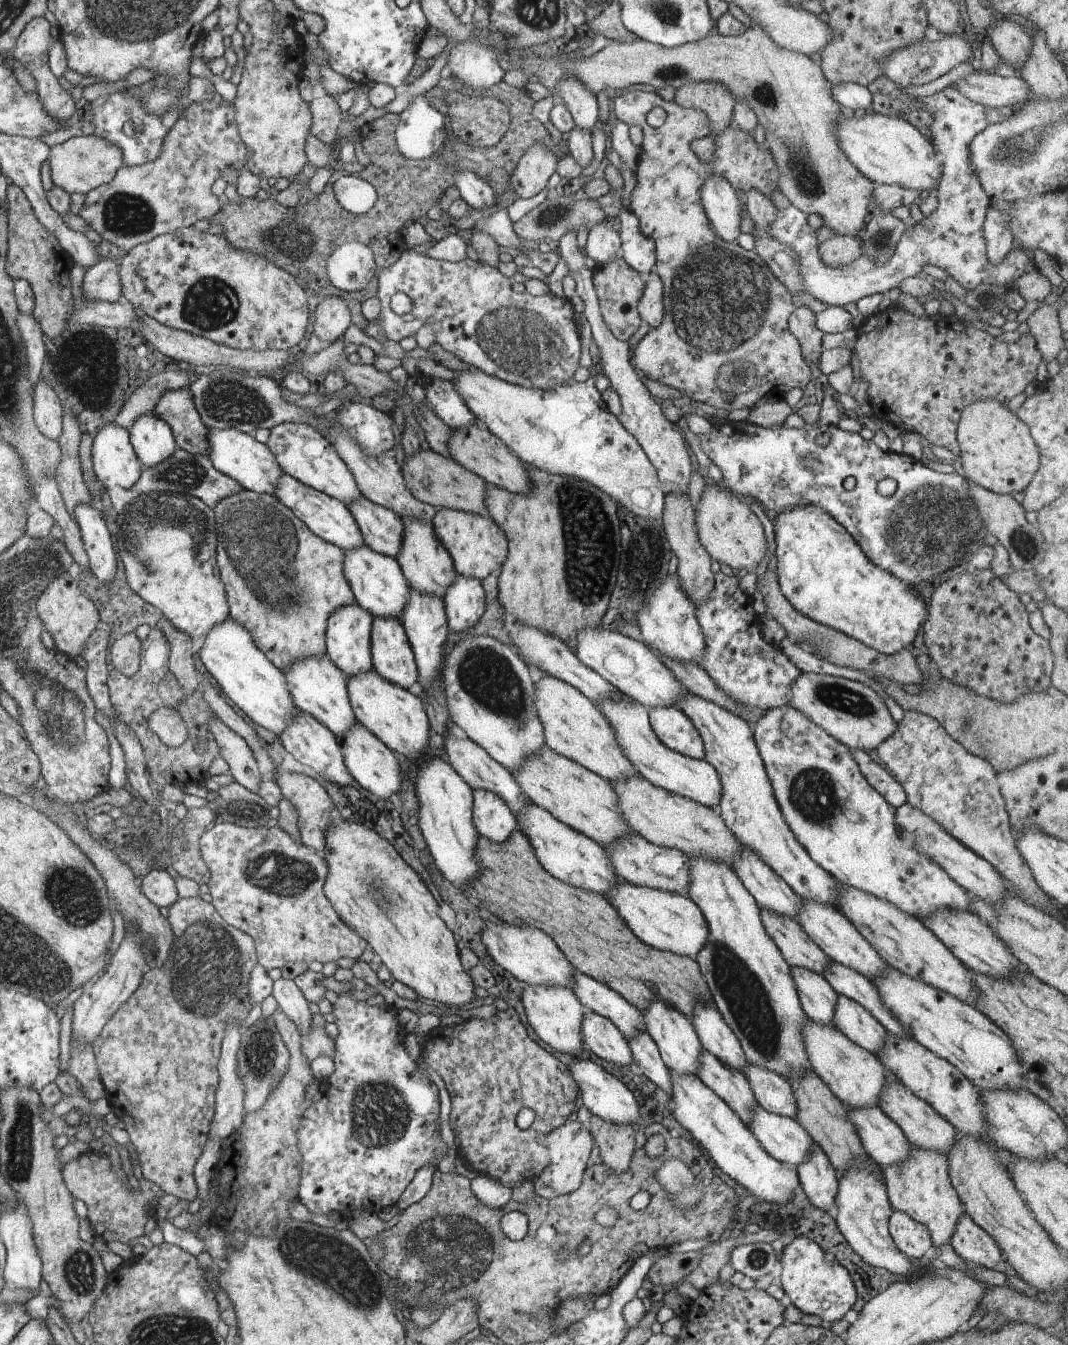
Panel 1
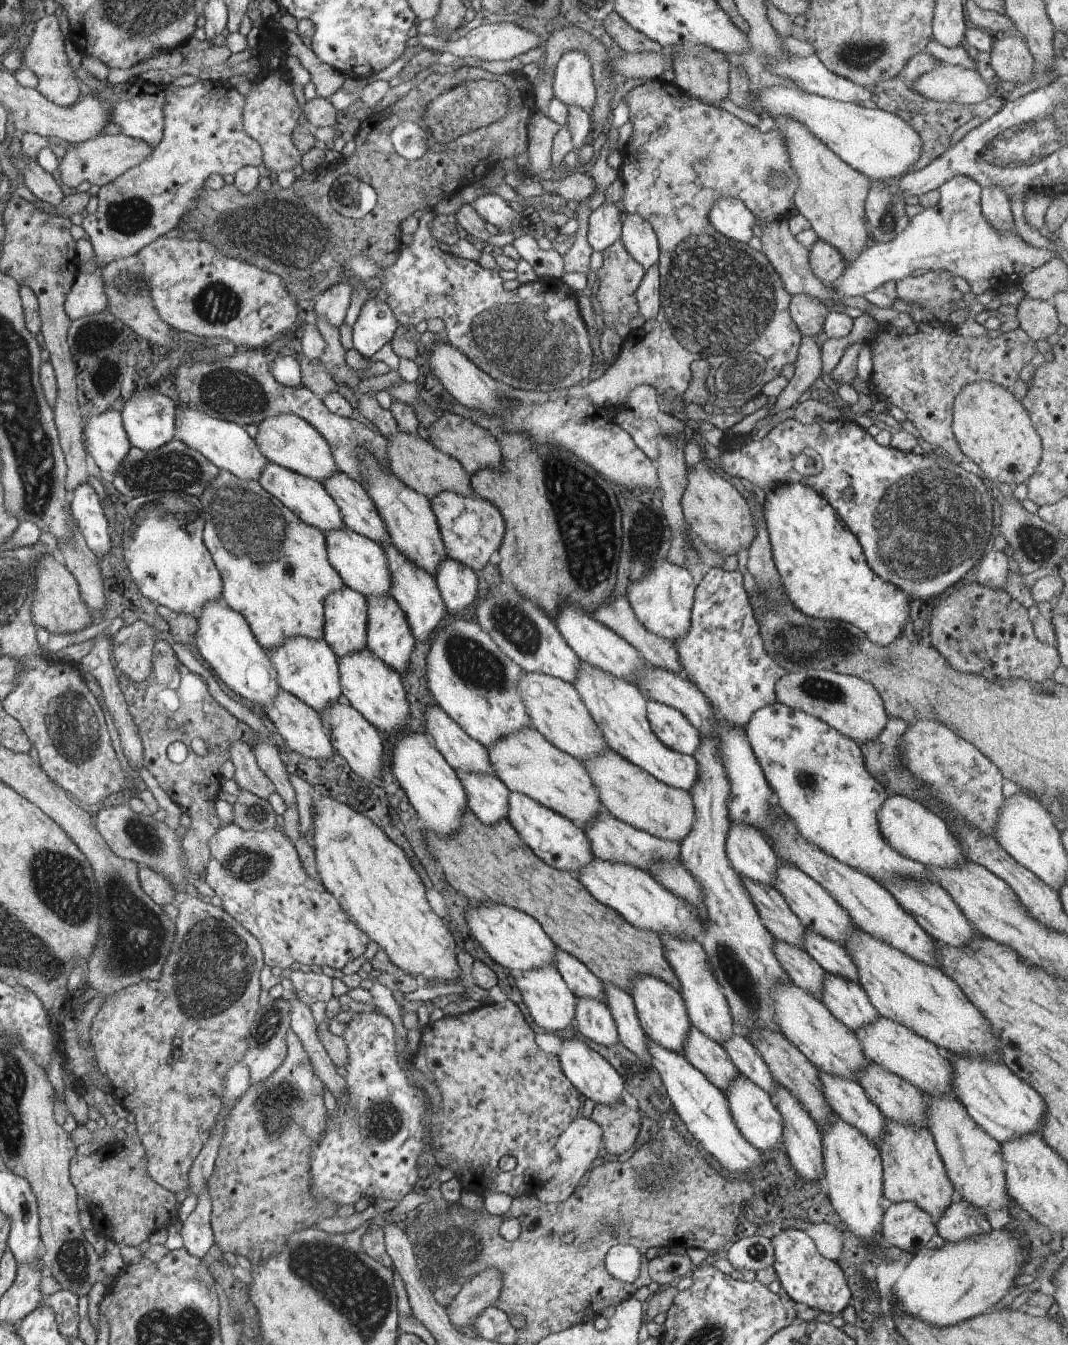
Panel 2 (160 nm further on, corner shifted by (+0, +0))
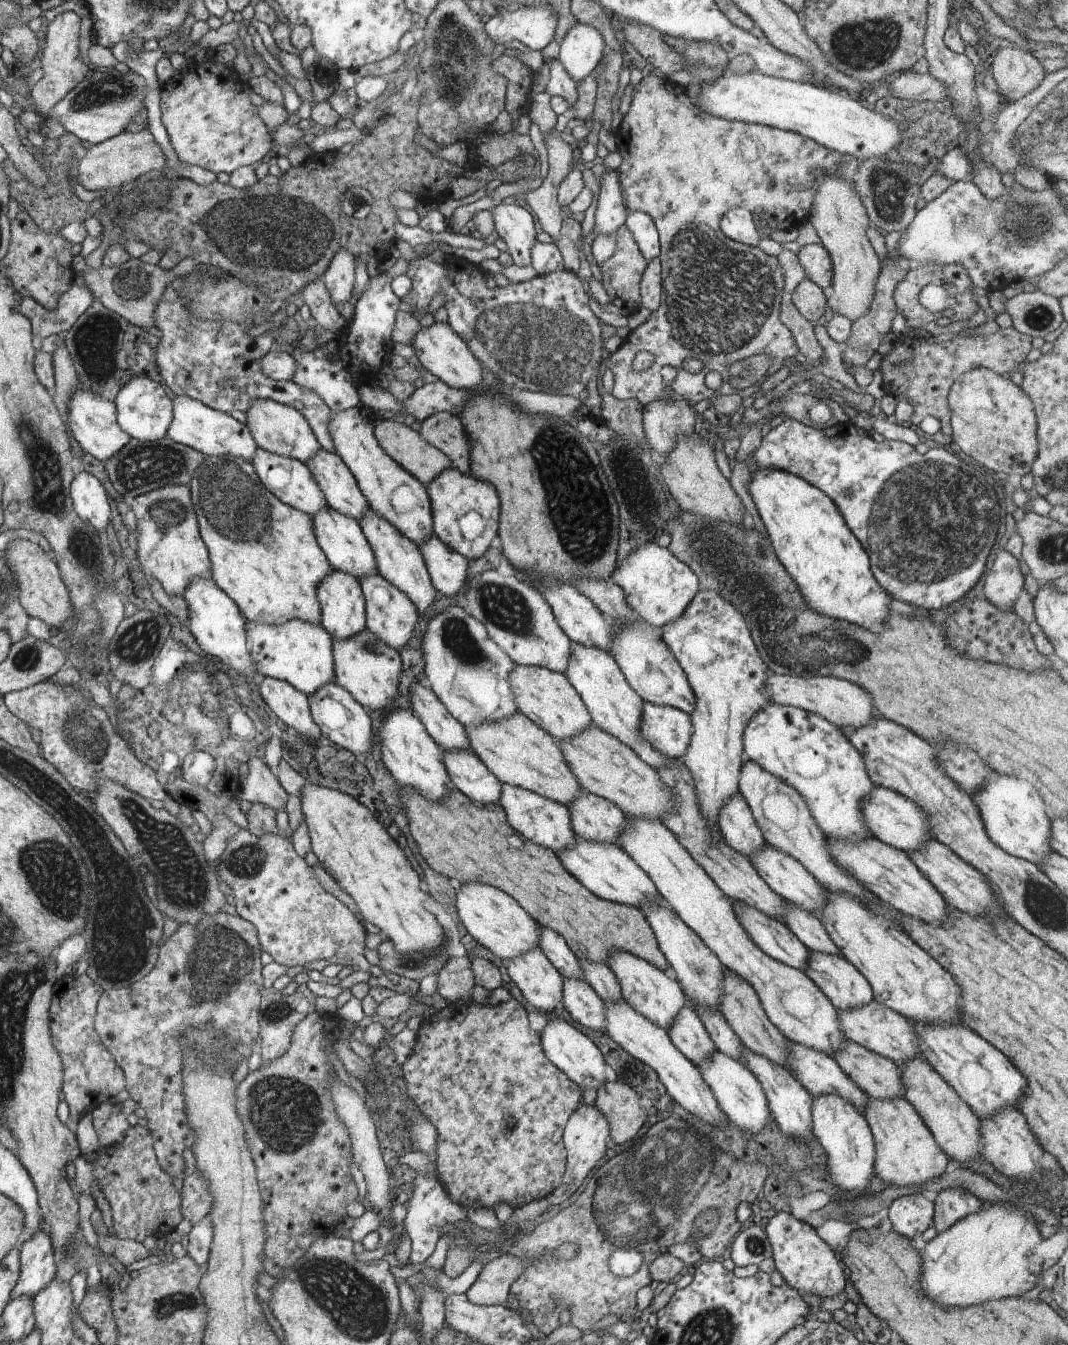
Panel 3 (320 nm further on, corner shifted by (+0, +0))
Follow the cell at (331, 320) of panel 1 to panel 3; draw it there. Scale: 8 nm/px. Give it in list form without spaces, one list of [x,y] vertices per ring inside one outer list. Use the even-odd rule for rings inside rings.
[[[340,250],[333,256],[330,264],[325,266],[322,279],[336,306],[354,299],[355,266],[356,258],[348,250]]]

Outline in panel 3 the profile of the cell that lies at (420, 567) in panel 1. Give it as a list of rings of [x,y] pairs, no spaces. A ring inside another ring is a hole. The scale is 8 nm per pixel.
[[[362,404],[332,414],[329,420],[329,433],[333,439],[335,452],[349,465],[361,491],[365,493],[369,507],[381,517],[396,525],[402,533],[418,546],[434,535],[432,501],[428,487],[399,465],[381,447],[376,437],[376,421],[370,410]]]

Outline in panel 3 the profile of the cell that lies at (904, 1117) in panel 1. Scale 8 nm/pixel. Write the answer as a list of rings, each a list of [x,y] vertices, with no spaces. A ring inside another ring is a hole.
[[[846,1039],[831,1057],[868,1097],[891,1099],[904,1096],[900,1065],[857,1042]]]

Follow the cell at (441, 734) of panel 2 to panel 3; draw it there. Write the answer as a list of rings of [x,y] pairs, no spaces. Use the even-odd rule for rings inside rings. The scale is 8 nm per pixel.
[[[416,680],[412,681],[410,692],[410,709],[418,713],[422,724],[442,751],[472,751],[465,726],[448,712],[432,689]]]

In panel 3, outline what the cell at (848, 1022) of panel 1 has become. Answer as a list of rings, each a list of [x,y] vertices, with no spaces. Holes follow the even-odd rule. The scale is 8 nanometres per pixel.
[[[809,950],[809,959],[803,971],[820,987],[820,990],[836,1009],[844,1010],[865,1005],[874,998],[871,984],[866,980],[866,977],[842,954]]]

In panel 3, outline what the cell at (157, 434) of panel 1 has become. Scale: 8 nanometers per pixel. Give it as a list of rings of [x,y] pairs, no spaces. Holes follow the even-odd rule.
[[[148,375],[132,377],[115,396],[117,405],[117,421],[131,438],[142,442],[154,442],[167,436],[172,420],[172,405],[166,396],[166,390],[159,381]]]

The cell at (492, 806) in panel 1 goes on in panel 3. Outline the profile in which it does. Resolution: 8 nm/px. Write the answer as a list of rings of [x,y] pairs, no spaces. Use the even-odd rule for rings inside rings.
[[[470,749],[443,751],[443,761],[454,788],[475,803],[498,803],[502,783]]]

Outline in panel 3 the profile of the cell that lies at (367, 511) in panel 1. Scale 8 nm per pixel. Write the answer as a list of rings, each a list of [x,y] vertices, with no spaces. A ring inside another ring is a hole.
[[[321,449],[305,464],[312,470],[313,477],[325,493],[328,506],[358,521],[370,510],[357,477],[338,453]]]

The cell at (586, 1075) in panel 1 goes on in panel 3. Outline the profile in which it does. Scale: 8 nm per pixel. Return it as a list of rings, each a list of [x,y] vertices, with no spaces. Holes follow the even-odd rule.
[[[559,1012],[556,1013],[554,1019],[548,1020],[546,1026],[539,1035],[540,1044],[543,1048],[546,1058],[550,1060],[554,1066],[557,1066],[561,1071],[566,1073],[573,1083],[576,1083],[579,1088],[598,1090],[603,1082],[606,1081],[606,1063],[600,1049],[594,1045],[594,1042],[584,1035],[578,1028],[575,1028],[570,1022],[560,1018]]]

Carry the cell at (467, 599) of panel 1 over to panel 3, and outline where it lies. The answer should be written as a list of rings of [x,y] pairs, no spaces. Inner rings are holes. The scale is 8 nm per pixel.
[[[436,534],[421,544],[420,551],[438,593],[447,597],[456,595],[468,579],[467,558],[447,547]]]

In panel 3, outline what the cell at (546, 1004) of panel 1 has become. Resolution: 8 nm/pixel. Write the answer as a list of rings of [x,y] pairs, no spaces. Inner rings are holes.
[[[539,947],[505,961],[522,996],[537,1010],[558,1013],[563,1007],[563,976]]]

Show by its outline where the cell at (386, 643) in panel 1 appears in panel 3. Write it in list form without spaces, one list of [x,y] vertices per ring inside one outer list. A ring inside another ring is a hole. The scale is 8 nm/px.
[[[378,572],[362,577],[360,583],[365,593],[365,620],[368,622],[369,629],[386,644],[400,650],[400,646],[404,646],[412,638],[414,626],[418,622],[417,606],[411,601],[410,596],[402,592],[402,589],[386,580]]]

